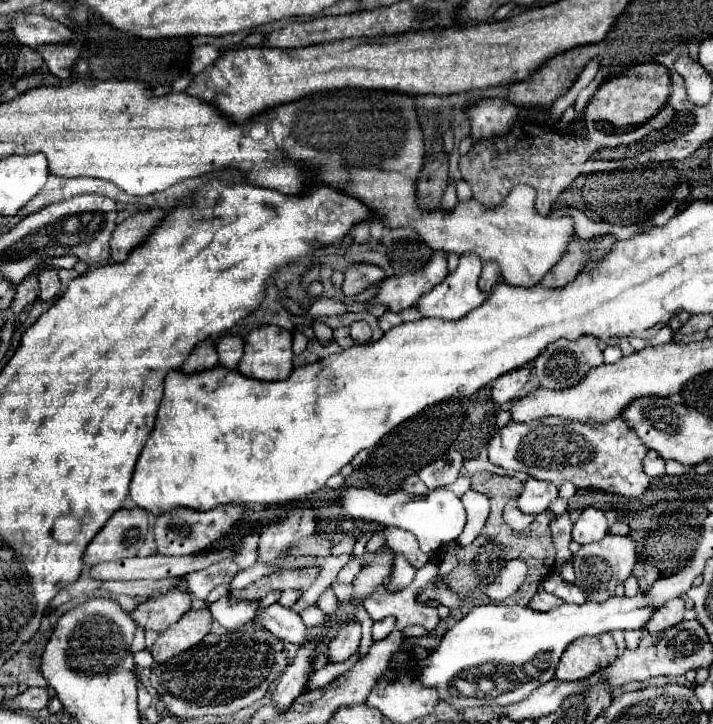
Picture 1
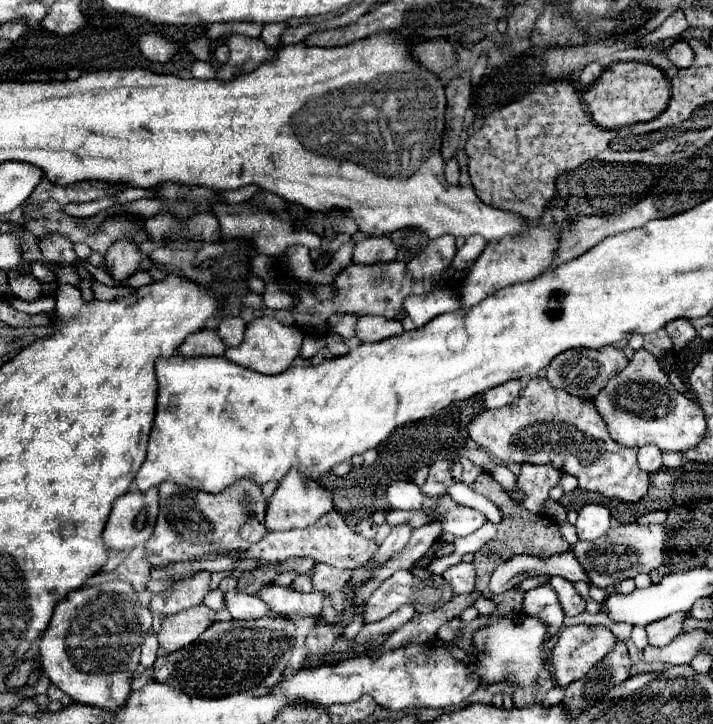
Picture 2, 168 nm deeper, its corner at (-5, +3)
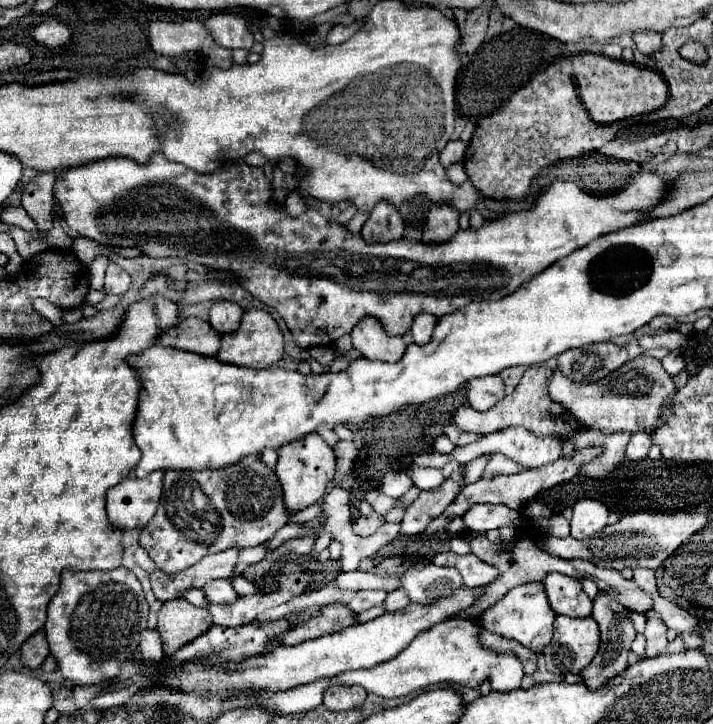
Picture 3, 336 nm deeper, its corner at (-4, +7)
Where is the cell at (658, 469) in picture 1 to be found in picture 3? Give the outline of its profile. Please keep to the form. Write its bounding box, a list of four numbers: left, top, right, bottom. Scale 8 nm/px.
[627,432,651,460]

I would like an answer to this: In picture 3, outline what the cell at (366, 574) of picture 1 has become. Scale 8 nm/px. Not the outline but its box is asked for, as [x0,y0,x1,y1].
[401,468,463,536]

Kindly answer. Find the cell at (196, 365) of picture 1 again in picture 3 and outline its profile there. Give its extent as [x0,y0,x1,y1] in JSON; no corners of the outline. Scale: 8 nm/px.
[161,318,221,356]

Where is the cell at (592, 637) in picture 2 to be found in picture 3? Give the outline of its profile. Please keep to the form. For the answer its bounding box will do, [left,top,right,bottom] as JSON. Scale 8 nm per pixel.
[543,616,599,676]

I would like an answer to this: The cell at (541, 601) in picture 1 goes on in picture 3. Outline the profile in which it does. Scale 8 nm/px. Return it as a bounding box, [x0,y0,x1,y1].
[477,582,555,652]

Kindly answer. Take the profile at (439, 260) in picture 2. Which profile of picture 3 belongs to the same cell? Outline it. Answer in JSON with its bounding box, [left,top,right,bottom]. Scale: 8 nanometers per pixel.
[421,206,459,244]

